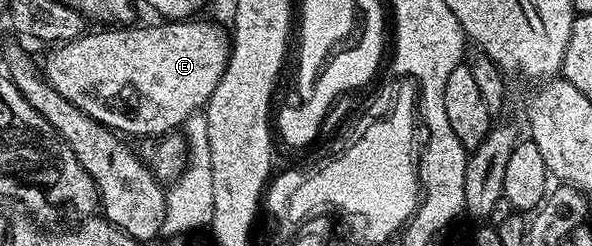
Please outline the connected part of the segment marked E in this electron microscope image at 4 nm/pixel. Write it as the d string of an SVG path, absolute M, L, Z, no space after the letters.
M165 20L156 23L160 25L144 25L141 29L104 27L99 30L101 33L85 32L84 36L53 48L56 50L52 57L42 61L42 74L62 99L70 99L87 117L121 135L133 133L136 137L159 139L183 126L192 113L200 113L207 106L228 66L229 38L214 26L199 21Z

